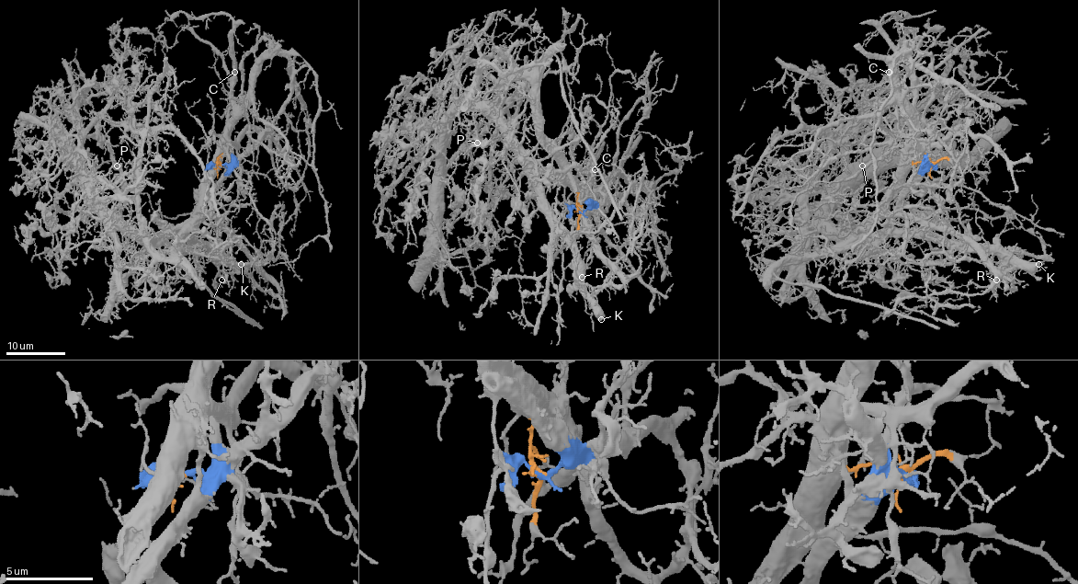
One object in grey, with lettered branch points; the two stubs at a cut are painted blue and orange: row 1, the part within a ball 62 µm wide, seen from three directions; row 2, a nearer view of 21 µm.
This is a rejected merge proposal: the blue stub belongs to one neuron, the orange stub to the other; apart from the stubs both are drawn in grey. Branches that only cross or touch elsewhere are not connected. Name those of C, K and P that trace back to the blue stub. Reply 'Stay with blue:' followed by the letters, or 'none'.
Stay with blue: K, P

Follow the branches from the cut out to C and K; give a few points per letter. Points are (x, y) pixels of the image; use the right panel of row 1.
C: (930, 164), (913, 161), (913, 86), (911, 69), (899, 62), (889, 72)
K: (932, 164), (893, 216), (896, 230), (930, 230), (969, 249), (1007, 254), (1021, 262), (1039, 264)

